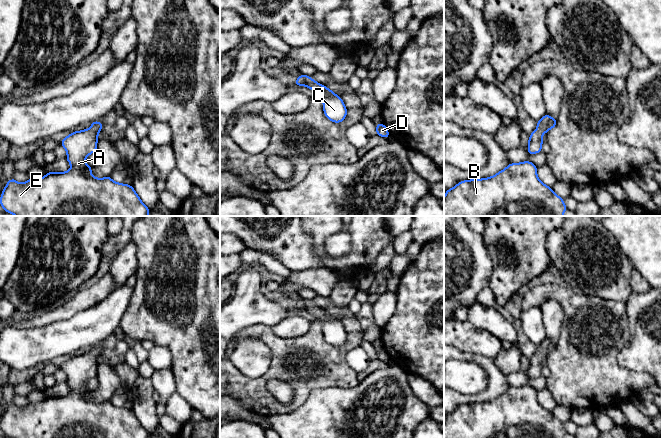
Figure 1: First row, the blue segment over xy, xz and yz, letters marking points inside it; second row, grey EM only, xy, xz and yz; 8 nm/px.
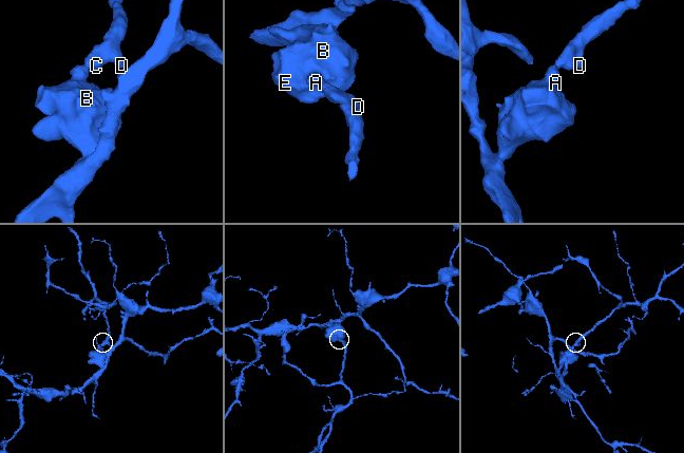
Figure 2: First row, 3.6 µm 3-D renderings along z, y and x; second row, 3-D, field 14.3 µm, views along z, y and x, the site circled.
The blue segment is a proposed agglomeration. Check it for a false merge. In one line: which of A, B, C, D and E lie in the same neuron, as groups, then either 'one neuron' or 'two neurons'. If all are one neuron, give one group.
groups A B C D E; one neuron

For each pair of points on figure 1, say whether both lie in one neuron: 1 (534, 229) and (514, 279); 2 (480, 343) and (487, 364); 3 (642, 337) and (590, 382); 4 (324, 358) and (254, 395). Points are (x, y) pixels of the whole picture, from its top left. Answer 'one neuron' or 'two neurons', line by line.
1: one neuron
2: two neurons
3: two neurons
4: one neuron

